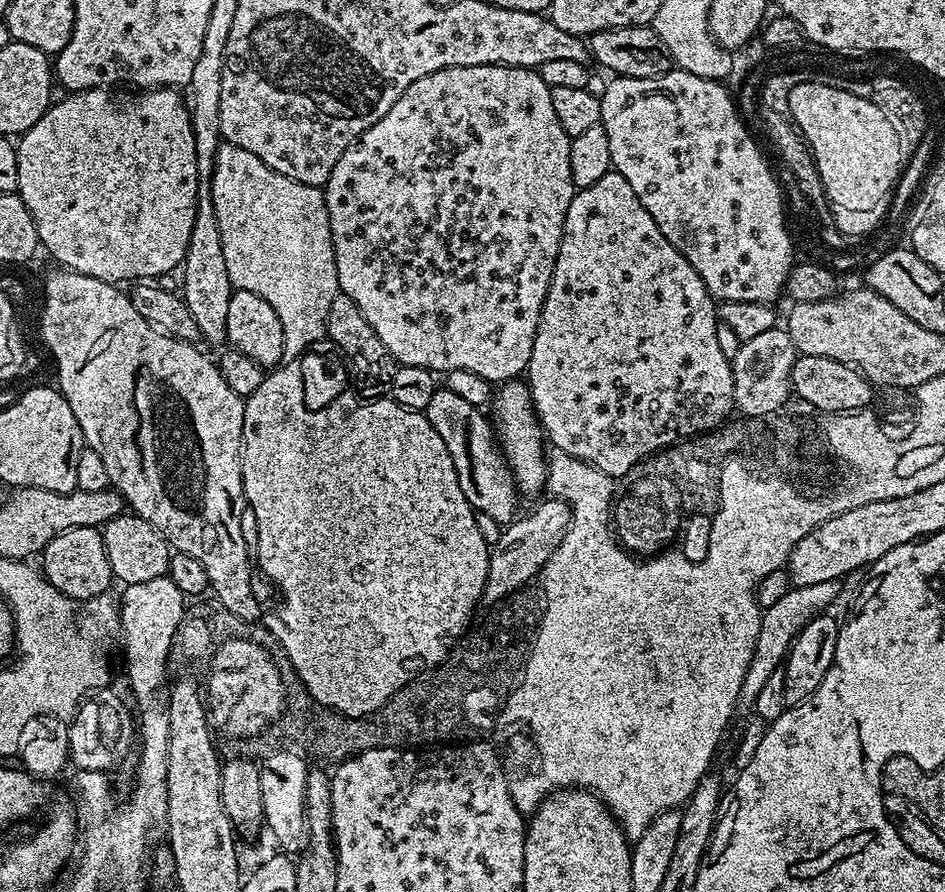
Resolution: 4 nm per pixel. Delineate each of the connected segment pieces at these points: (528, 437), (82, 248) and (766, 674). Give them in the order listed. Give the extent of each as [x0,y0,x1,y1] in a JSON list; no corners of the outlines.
[[490,378,548,493],[16,88,197,285],[738,580,842,710]]

